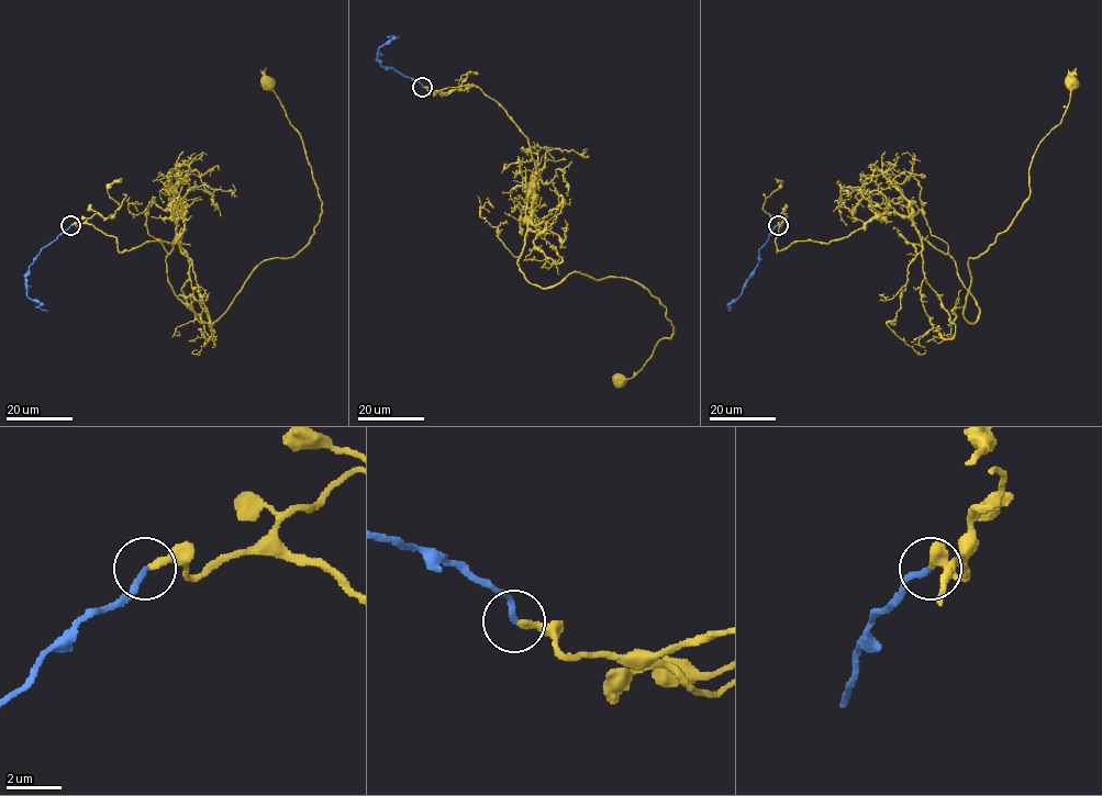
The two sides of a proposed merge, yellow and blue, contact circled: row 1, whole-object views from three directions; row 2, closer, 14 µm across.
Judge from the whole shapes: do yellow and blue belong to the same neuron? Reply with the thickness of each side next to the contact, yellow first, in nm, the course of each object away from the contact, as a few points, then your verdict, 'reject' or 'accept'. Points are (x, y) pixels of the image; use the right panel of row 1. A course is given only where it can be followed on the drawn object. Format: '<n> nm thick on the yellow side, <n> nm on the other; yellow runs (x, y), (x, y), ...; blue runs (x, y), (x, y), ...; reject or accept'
200 nm thick on the yellow side, 200 nm on the other; yellow runs (777, 225), (777, 253), (903, 214), (954, 260), (974, 323), (970, 258), (1030, 195), (1070, 83); blue runs (777, 225), (759, 249), (758, 265), (728, 311); accept

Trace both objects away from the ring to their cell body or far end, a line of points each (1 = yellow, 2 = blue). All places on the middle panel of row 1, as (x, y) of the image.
1: (422, 86), (479, 87), (527, 138), (531, 283), (631, 279), (666, 309), (674, 333), (618, 379)
2: (422, 86), (393, 68), (383, 67), (377, 58), (378, 48), (399, 37)

